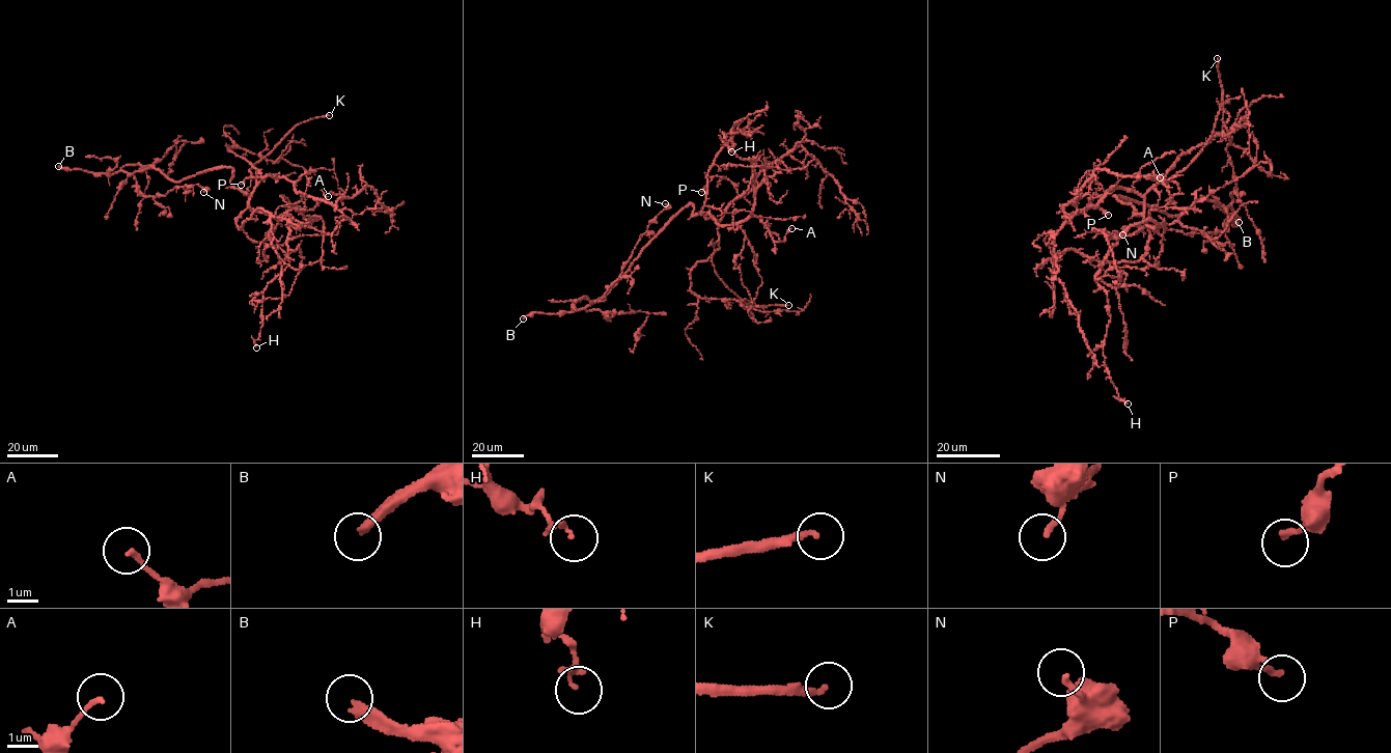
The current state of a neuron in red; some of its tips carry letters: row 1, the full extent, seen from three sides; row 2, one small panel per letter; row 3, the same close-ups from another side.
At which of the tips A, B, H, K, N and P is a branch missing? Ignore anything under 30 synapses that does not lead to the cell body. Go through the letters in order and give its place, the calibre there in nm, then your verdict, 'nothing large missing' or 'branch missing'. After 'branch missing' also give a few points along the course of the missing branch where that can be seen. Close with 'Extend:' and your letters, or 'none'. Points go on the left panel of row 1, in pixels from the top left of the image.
A: (328, 196) | 160 nm | nothing large missing
B: (58, 166) | 280 nm | branch missing
H: (256, 347) | 160 nm | nothing large missing
K: (329, 115) | 200 nm | branch missing | (329, 115), (377, 103), (383, 94), (398, 59), (419, 45), (423, 37)
N: (203, 192) | 170 nm | nothing large missing
P: (241, 185) | 180 nm | nothing large missing
Extend: B, K

